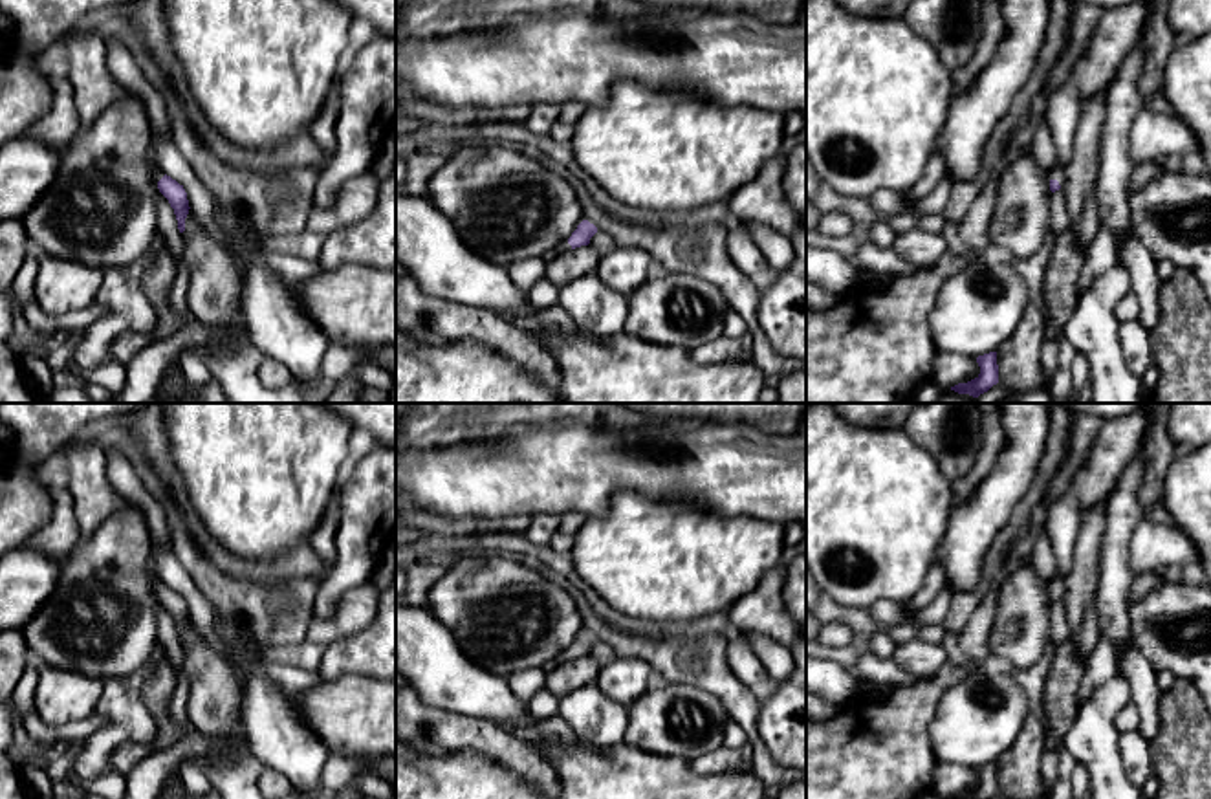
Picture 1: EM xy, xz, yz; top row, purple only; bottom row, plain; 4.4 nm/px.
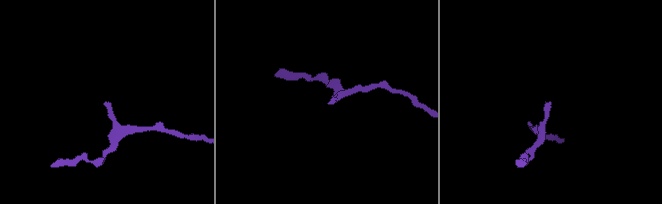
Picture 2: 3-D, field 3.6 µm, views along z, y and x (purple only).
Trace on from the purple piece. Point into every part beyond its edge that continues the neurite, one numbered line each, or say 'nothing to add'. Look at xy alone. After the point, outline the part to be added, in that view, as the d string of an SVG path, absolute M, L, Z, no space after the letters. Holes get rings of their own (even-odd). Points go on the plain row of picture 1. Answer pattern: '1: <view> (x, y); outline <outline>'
1: xy (152, 561); outline M152 546L148 563L147 563L147 572L152 581L152 586L156 594L165 586L163 581L158 577L158 550Z

